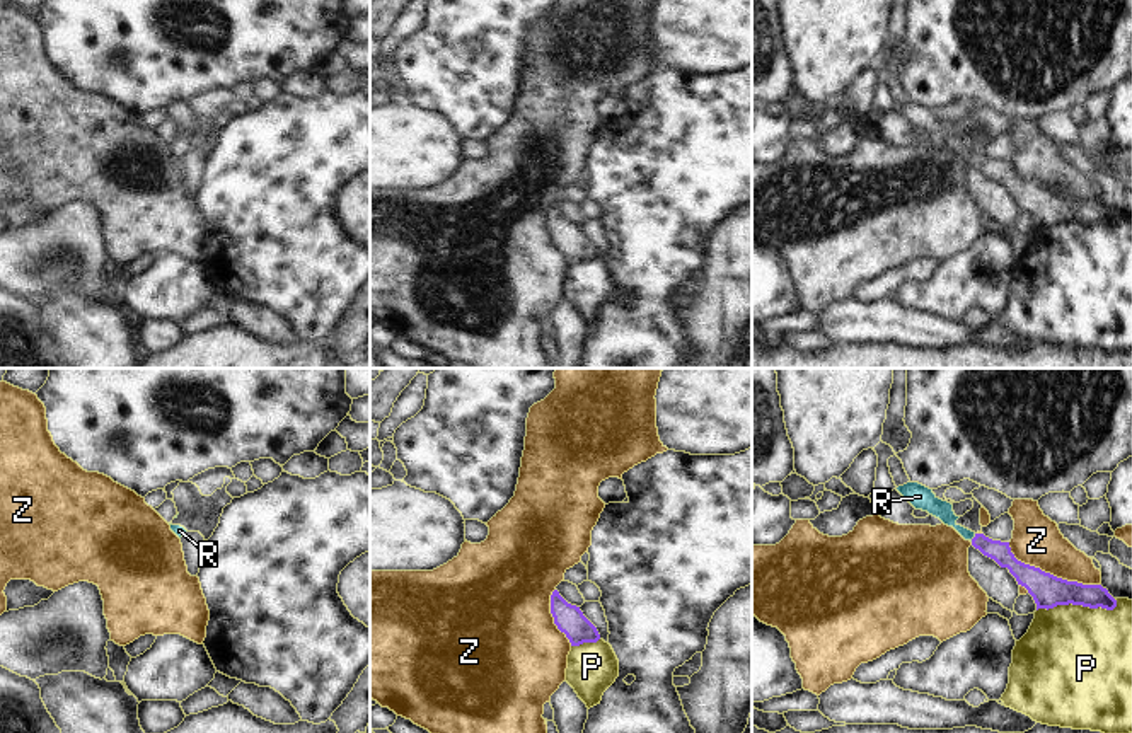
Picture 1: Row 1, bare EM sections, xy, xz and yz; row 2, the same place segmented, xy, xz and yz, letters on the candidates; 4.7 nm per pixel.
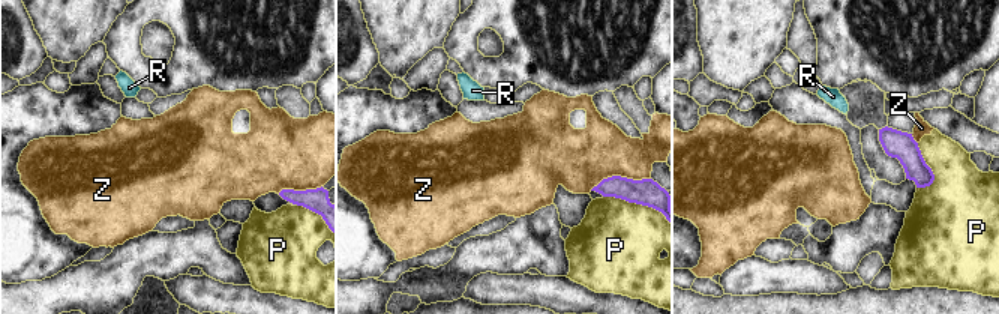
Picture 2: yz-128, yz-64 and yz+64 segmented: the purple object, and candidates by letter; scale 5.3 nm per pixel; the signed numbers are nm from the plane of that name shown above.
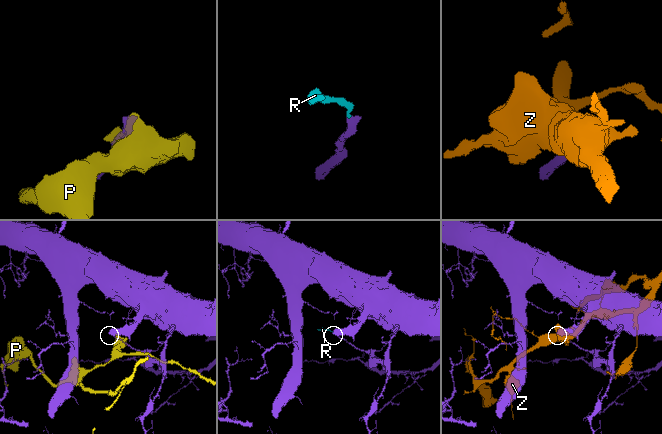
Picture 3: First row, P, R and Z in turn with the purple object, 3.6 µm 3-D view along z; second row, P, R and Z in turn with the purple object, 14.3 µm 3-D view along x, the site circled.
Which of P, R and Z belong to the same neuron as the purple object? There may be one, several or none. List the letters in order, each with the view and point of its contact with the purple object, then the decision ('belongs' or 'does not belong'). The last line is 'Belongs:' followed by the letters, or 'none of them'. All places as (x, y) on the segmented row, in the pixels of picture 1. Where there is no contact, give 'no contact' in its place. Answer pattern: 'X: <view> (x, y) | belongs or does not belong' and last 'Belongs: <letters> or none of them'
P: yz (1078, 604) | does not belong
R: yz (974, 537) | belongs
Z: yz (1049, 573) | does not belong
Belongs: R

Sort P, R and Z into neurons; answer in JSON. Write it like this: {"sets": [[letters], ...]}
{"sets": [["P"], ["R"], ["Z"]]}

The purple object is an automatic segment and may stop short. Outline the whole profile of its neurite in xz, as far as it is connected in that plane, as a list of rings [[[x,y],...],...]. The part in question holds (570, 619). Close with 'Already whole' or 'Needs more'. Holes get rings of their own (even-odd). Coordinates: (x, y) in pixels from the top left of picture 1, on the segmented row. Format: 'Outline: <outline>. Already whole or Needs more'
Outline: [[[557,590],[551,595],[551,614],[554,624],[566,634],[571,646],[597,643],[600,639],[597,627],[583,615],[580,607],[568,603]]]. Already whole.

